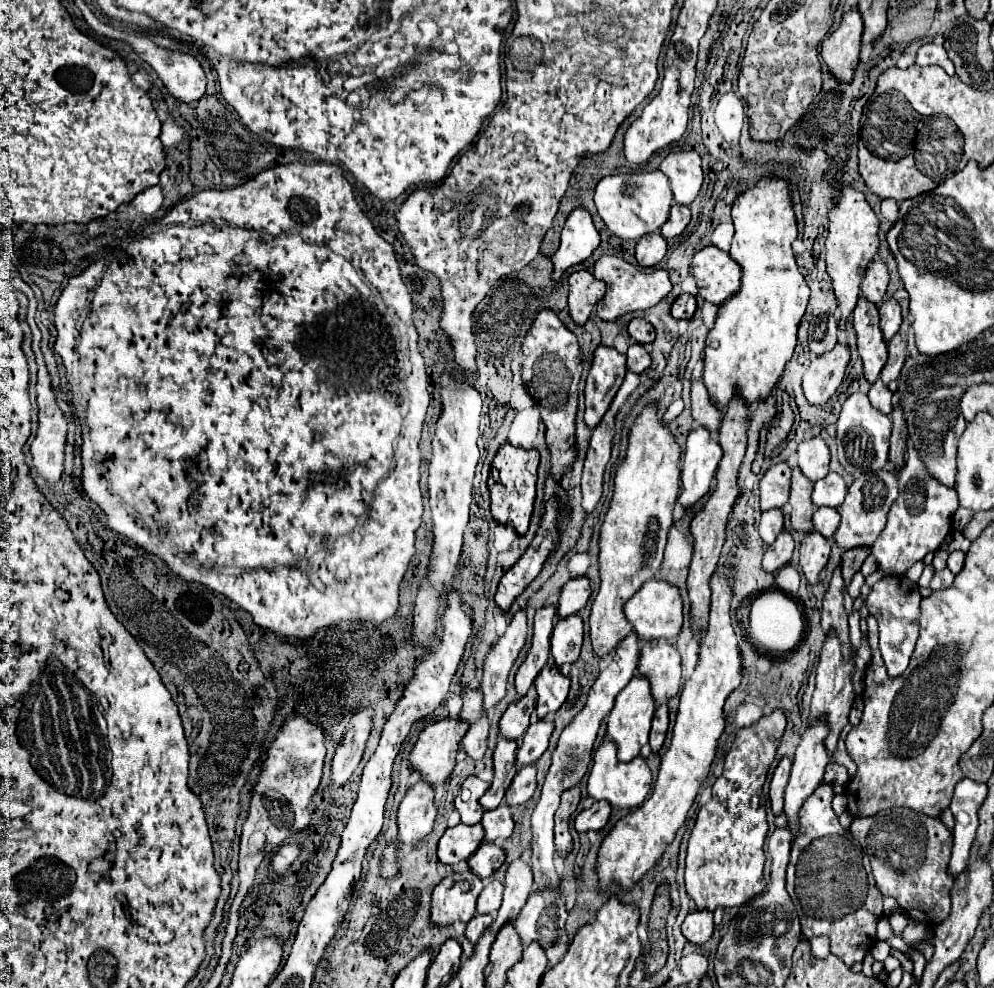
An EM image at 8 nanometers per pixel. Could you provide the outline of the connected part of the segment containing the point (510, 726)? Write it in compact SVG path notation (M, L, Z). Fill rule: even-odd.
M520 697L520 699L512 701L500 719L502 737L520 741L520 737L524 735L524 731L530 725L530 715L534 709L536 709L536 701L530 697Z

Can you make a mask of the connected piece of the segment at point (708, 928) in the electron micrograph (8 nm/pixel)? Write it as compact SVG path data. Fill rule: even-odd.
M692 911L686 915L682 923L684 937L694 945L706 943L712 937L712 931L714 931L714 923L712 923L712 913L708 911Z

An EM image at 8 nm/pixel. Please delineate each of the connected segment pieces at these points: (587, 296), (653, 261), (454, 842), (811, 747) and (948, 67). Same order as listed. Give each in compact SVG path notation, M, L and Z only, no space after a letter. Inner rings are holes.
M576 271L568 277L570 295L568 295L568 309L574 323L584 325L592 315L594 305L604 297L606 285L596 281L590 271Z
M650 233L648 237L642 237L636 245L636 261L642 267L656 267L664 255L666 255L666 241L660 233Z
M480 823L476 825L456 825L446 829L438 843L438 859L446 865L460 863L468 859L484 841L484 829Z
M822 719L812 721L796 747L792 775L784 797L786 799L784 811L788 815L788 825L792 825L792 833L798 833L796 817L798 817L800 803L804 803L806 797L812 795L814 789L822 783L824 767L830 763L830 755L824 745L828 733L830 733L828 725L824 725Z
M926 43L918 49L918 57L916 57L916 63L918 65L938 65L942 67L948 75L954 75L954 65L952 61L948 59L948 53L944 47L940 45L934 45L934 43Z

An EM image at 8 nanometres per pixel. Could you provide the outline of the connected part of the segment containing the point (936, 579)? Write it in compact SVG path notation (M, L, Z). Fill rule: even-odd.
M944 569L944 571L936 571L934 577L932 577L932 583L930 583L930 589L932 591L940 591L940 589L946 589L950 587L954 581L954 573L950 569Z

